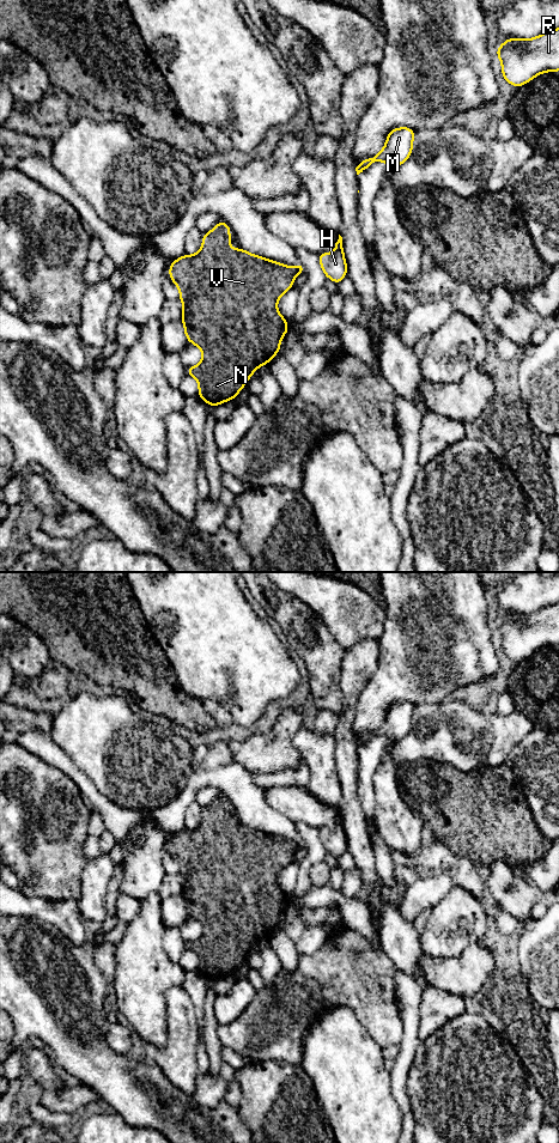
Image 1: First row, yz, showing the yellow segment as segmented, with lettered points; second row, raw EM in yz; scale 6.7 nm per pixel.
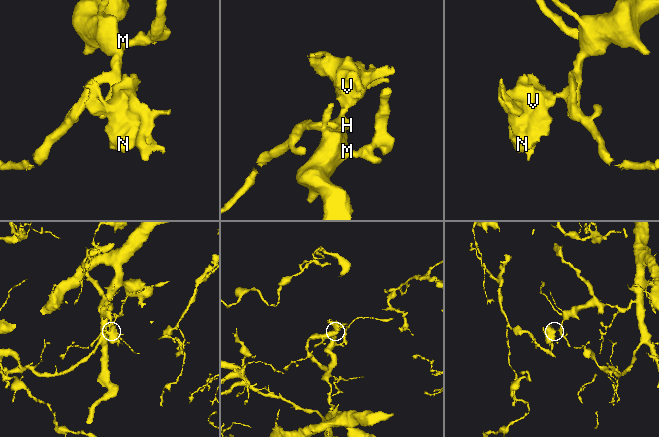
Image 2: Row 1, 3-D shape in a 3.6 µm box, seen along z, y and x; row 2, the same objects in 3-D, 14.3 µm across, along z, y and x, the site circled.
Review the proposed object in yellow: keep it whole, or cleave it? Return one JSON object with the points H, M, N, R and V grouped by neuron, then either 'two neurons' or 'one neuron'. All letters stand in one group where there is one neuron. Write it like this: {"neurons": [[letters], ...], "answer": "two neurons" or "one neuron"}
{"neurons": [["H", "M", "R"], ["N", "V"]], "answer": "two neurons"}

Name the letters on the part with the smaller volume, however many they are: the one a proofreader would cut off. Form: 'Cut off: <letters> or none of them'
Cut off: N, V

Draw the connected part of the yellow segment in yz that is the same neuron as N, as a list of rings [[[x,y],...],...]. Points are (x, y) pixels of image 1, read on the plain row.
[[[221,795],[212,805],[202,809],[202,821],[195,829],[183,829],[172,835],[169,850],[180,864],[180,875],[183,878],[182,898],[188,917],[202,925],[201,937],[186,942],[199,957],[199,972],[214,980],[235,974],[247,959],[255,944],[269,938],[280,925],[280,916],[288,906],[287,895],[277,883],[280,871],[293,862],[298,846],[290,840],[253,829],[244,823],[230,822],[231,802]]]

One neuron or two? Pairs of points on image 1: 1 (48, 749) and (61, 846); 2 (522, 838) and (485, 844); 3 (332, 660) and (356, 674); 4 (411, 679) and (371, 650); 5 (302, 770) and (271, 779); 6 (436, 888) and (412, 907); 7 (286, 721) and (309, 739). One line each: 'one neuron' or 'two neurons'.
1: two neurons
2: one neuron
3: two neurons
4: two neurons
5: one neuron
6: one neuron
7: two neurons

